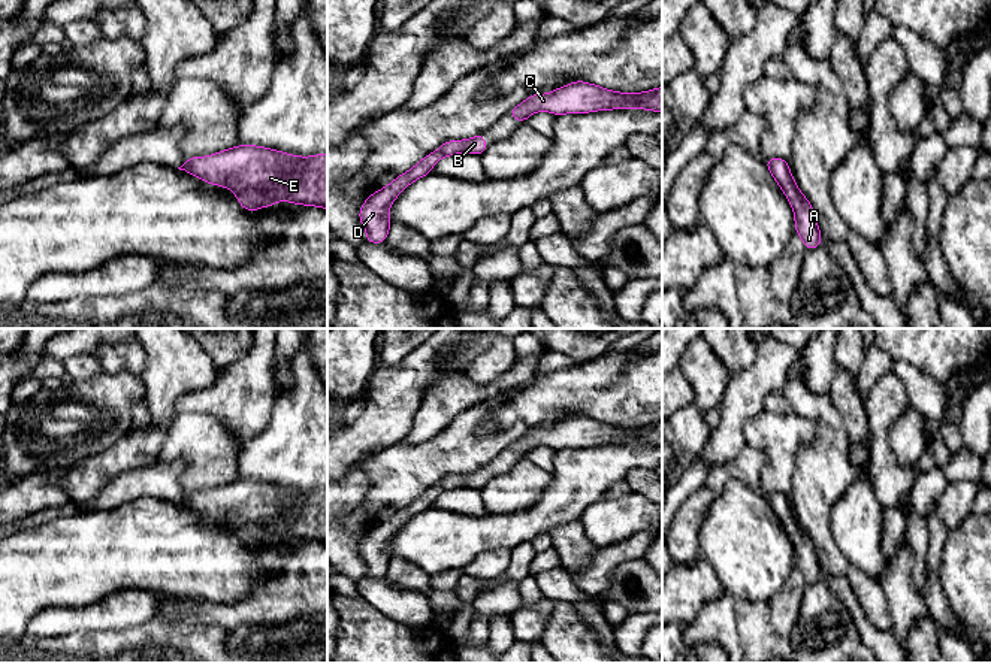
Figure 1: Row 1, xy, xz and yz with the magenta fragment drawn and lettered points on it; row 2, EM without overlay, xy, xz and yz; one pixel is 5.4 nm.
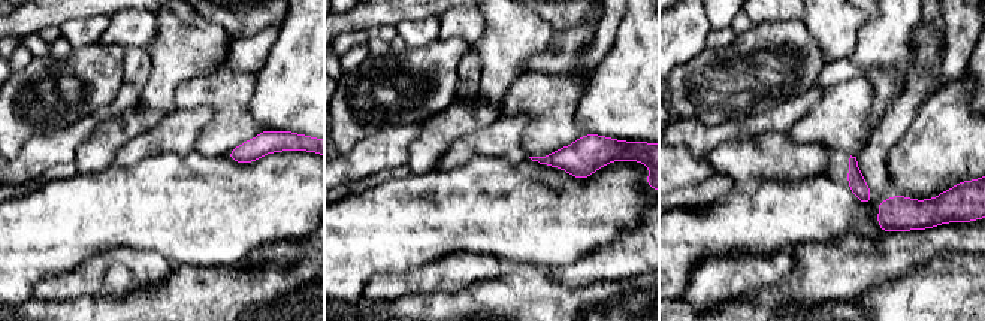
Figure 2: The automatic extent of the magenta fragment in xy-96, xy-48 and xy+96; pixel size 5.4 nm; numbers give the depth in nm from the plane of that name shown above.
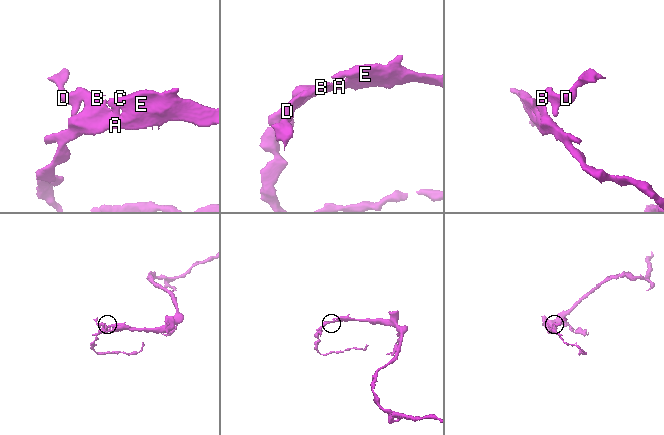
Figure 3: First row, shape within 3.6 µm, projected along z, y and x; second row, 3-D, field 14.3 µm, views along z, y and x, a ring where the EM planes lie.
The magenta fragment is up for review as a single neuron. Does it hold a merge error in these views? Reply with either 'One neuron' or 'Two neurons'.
One neuron

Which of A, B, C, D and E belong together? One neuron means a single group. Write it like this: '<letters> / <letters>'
A B C D E

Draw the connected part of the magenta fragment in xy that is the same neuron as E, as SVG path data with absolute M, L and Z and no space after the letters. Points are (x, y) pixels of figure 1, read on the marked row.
M238 145L178 167L206 184L232 190L253 214L285 200L327 209L327 154L299 157L277 149Z

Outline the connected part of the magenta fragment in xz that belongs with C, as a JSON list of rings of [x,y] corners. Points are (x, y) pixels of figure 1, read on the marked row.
[[[575,81],[547,94],[532,94],[508,113],[520,124],[535,112],[589,113],[610,109],[647,109],[662,112],[662,87],[644,93],[617,93]]]

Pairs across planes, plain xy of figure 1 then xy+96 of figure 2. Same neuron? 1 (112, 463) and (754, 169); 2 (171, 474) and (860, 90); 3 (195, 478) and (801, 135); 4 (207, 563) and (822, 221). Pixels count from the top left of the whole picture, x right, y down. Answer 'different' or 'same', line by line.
1: different
2: different
3: same
4: same

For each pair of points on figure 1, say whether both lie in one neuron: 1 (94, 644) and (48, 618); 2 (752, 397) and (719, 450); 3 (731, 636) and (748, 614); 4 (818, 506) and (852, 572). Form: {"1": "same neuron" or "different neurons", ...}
{"1": "different neurons", "2": "same neuron", "3": "different neurons", "4": "same neuron"}

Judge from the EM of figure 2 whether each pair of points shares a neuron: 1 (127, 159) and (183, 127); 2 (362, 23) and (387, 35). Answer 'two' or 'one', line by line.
1: one
2: two

